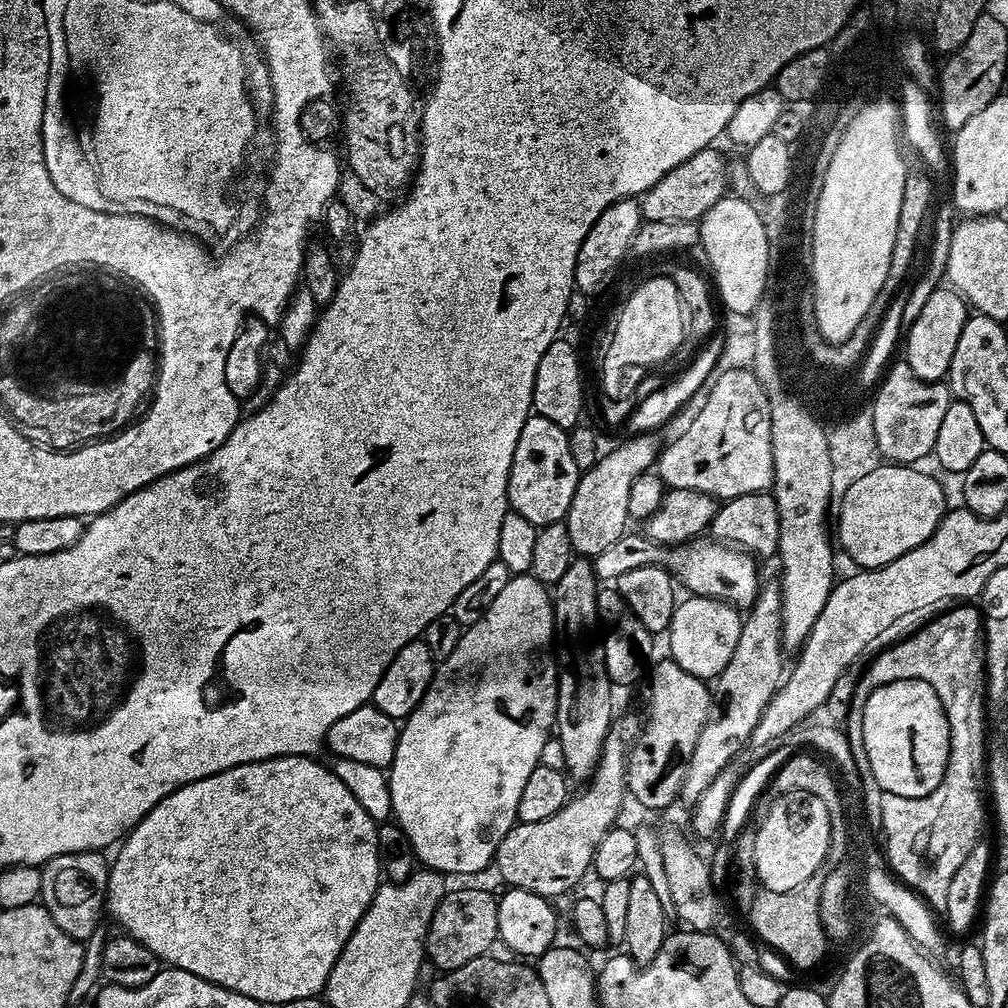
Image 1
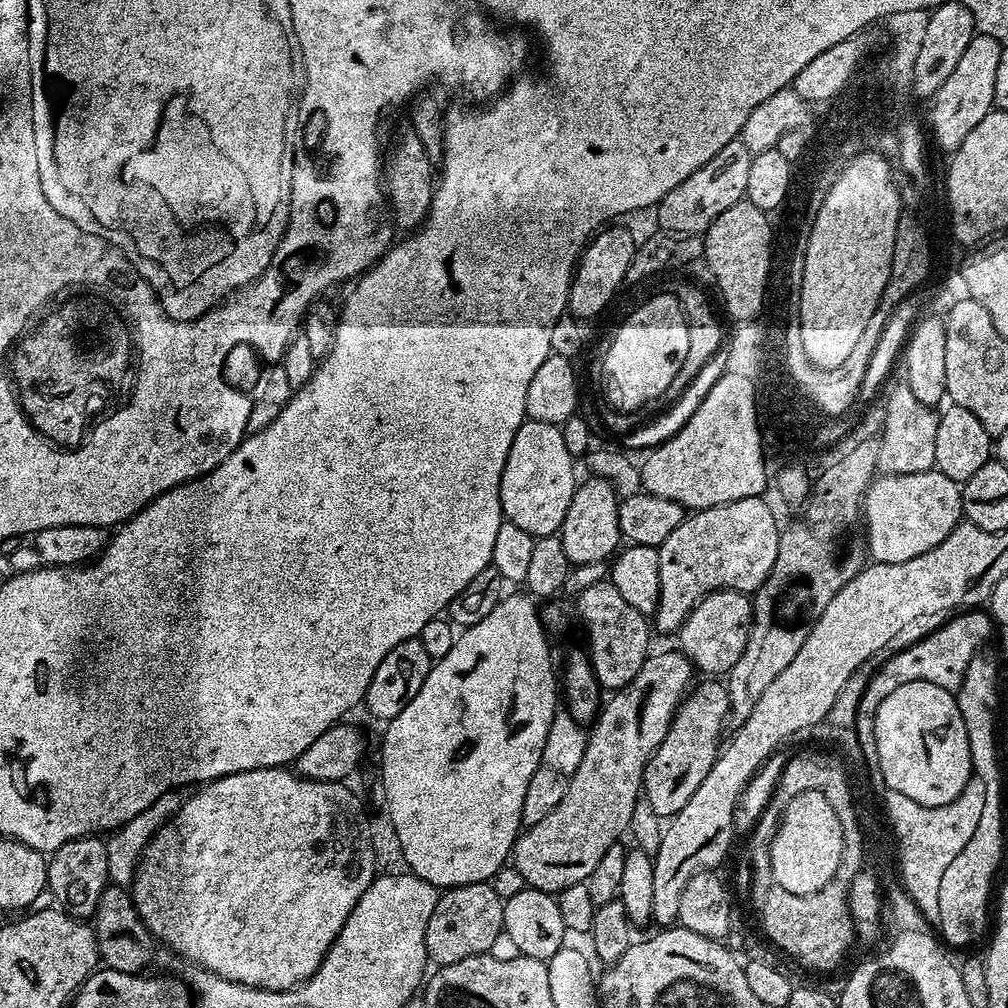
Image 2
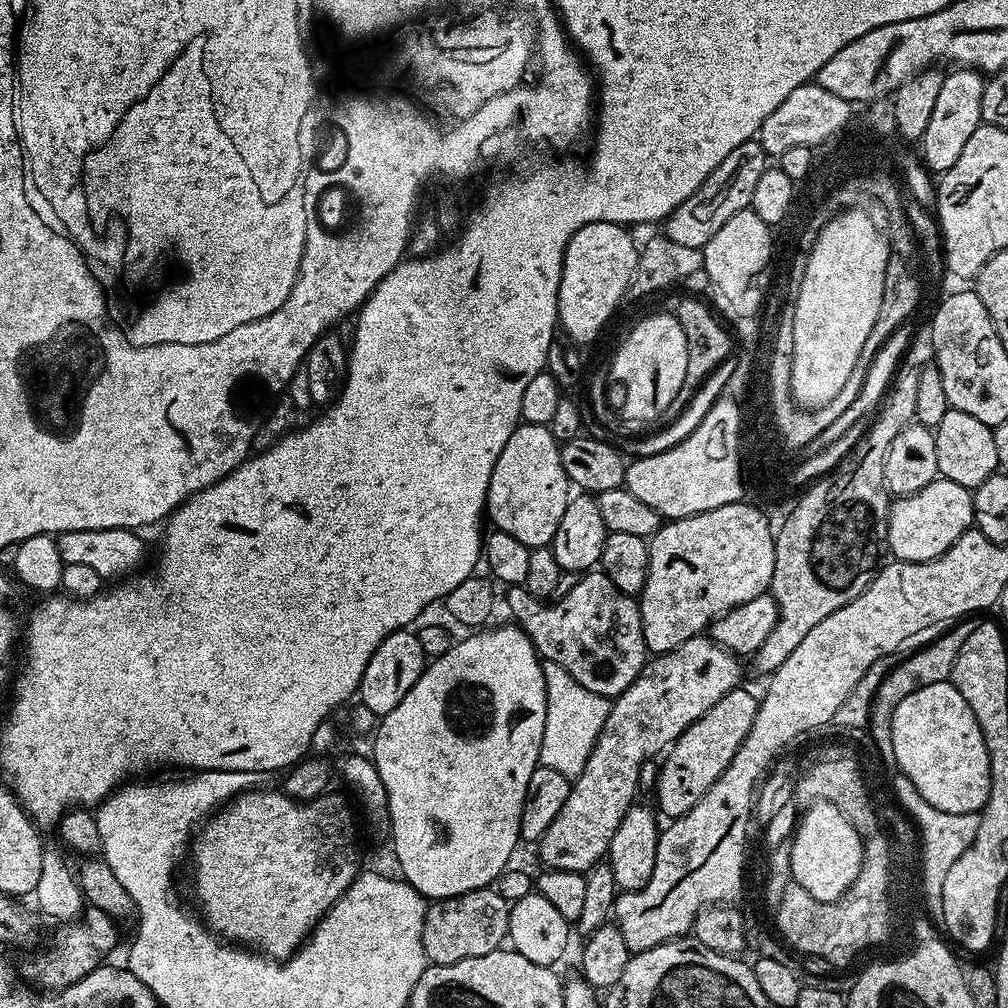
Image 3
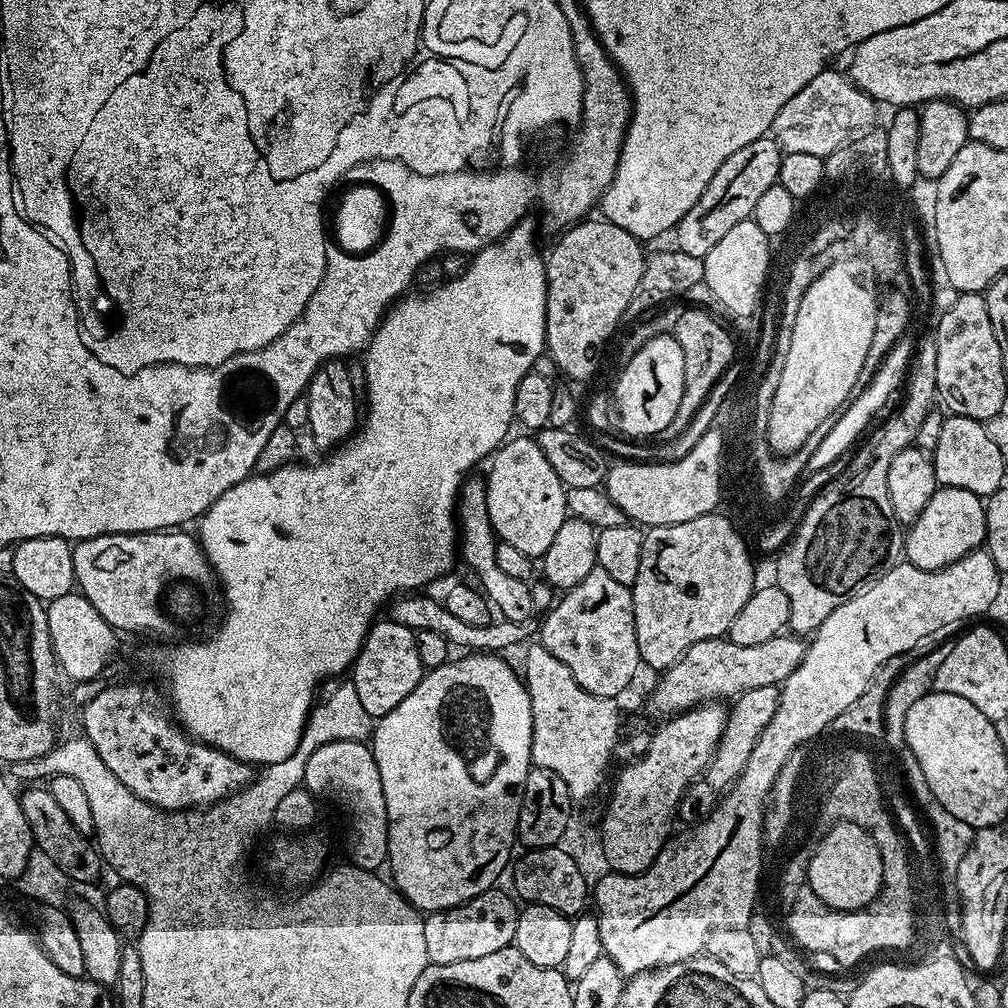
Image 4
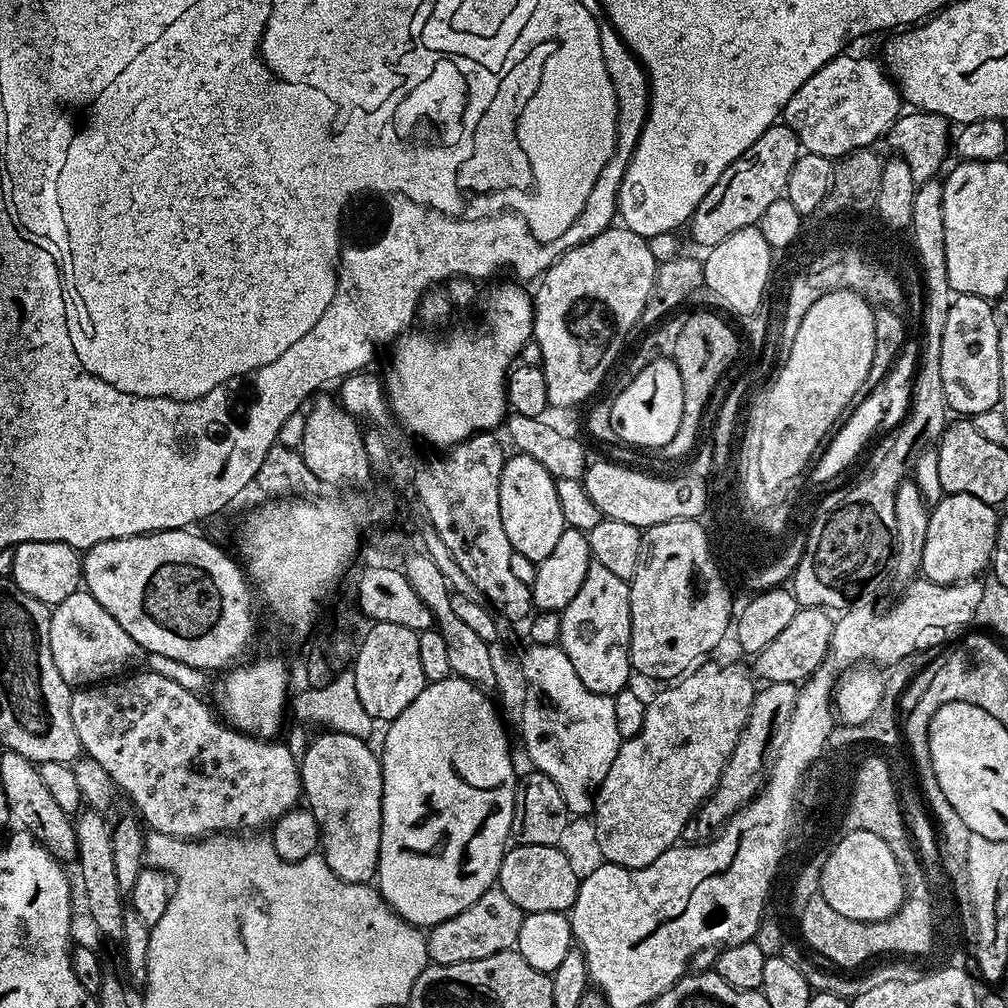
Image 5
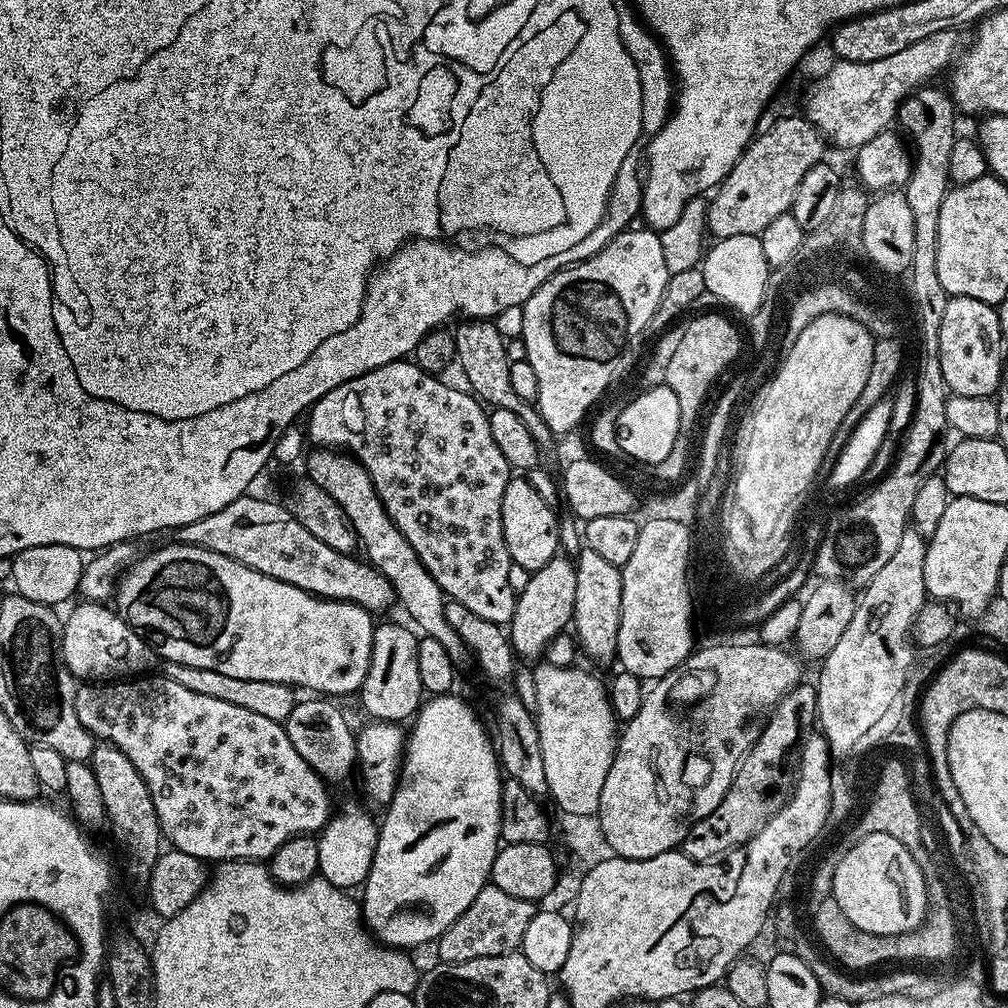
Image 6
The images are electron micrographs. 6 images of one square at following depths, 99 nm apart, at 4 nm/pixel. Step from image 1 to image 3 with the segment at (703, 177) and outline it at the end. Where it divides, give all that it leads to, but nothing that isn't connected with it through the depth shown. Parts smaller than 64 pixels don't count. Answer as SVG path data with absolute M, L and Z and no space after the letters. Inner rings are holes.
M753 138L742 142L742 146L734 146L734 150L730 150L730 154L726 154L726 158L722 158L722 162L709 174L706 182L702 182L702 186L698 186L698 190L694 190L694 194L690 194L690 198L686 198L686 202L682 202L682 206L675 208L663 221L662 235L670 238L670 242L703 250L710 238L714 238L714 234L734 218L734 214L751 205L754 186L758 186L758 178L762 178L769 164L770 157L759 139Z

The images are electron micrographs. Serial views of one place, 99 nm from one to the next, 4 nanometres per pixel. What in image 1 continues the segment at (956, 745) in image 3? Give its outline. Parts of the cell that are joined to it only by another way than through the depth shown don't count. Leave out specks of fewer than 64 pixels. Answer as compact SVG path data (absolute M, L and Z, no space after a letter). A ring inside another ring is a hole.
M899 680L892 688L880 688L872 700L868 700L868 712L864 712L864 740L868 740L868 756L872 756L872 769L876 778L894 786L904 796L924 796L928 788L936 788L940 772L946 772L949 754L949 726L946 714L934 686L921 680Z

